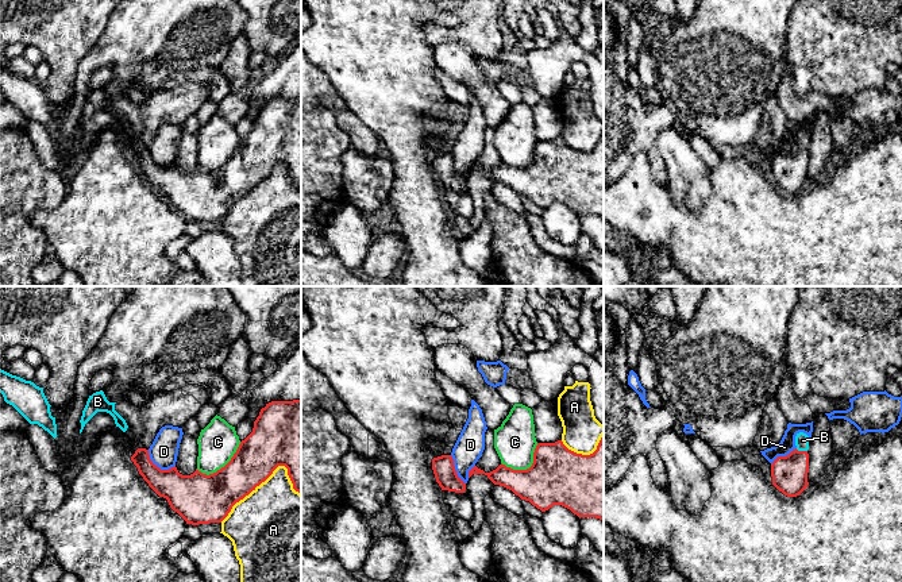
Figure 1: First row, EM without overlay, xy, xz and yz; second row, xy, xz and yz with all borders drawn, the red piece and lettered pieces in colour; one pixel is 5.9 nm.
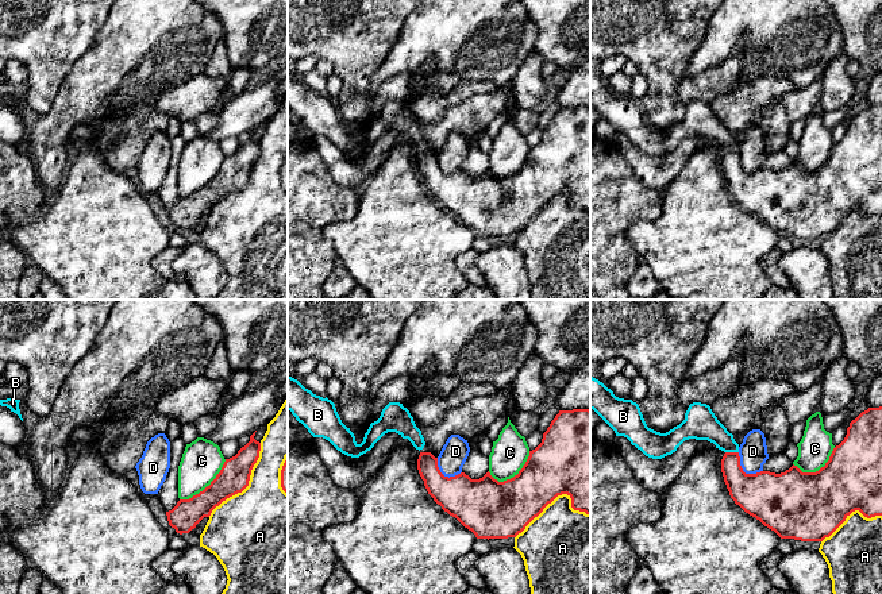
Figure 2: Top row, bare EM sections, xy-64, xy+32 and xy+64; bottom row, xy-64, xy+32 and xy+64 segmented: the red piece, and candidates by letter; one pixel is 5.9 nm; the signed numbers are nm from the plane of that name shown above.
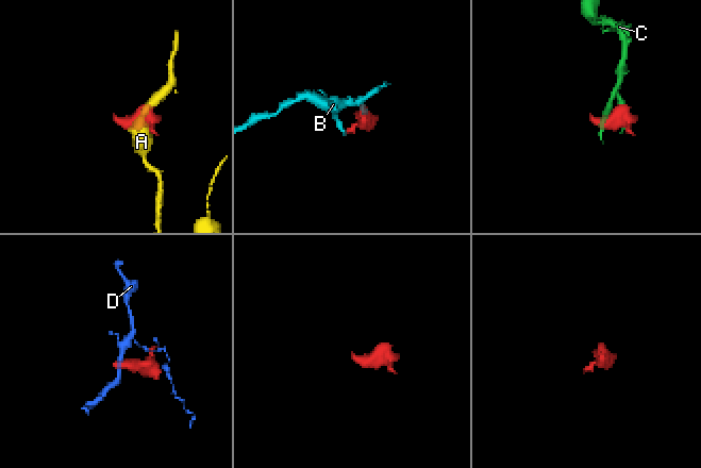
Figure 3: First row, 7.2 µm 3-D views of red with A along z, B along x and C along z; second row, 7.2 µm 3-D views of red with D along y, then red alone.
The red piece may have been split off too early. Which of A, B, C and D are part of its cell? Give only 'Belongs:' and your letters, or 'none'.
Belongs: B

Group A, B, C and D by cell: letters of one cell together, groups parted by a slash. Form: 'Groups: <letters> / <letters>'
Groups: A / B / C / D

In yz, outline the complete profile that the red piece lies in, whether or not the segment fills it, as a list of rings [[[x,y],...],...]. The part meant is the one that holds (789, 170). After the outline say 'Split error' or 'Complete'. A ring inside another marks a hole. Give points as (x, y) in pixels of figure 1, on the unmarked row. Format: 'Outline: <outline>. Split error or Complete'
Outline: [[[797,131],[797,146],[786,154],[778,154],[771,162],[772,182],[787,194],[799,193],[809,182],[809,139],[806,131]]]. Split error

